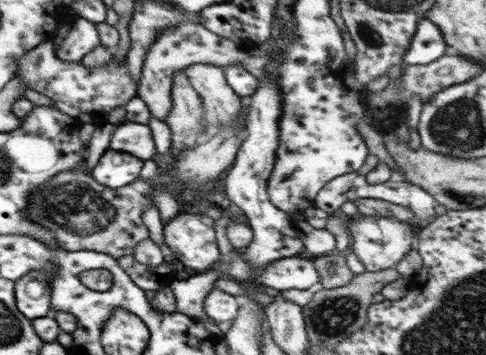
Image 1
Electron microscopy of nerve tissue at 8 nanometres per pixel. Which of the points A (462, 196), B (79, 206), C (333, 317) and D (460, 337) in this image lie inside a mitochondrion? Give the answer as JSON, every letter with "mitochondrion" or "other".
{"A":"mitochondrion","B":"mitochondrion","C":"mitochondrion","D":"mitochondrion"}

